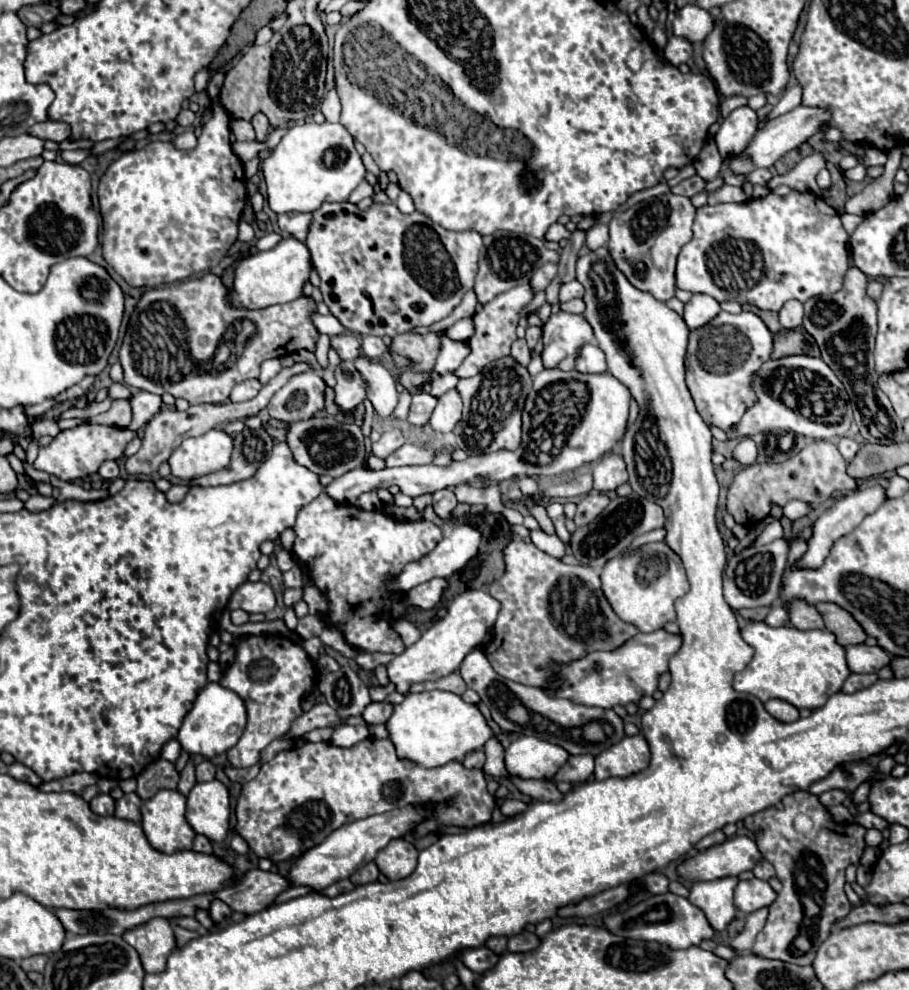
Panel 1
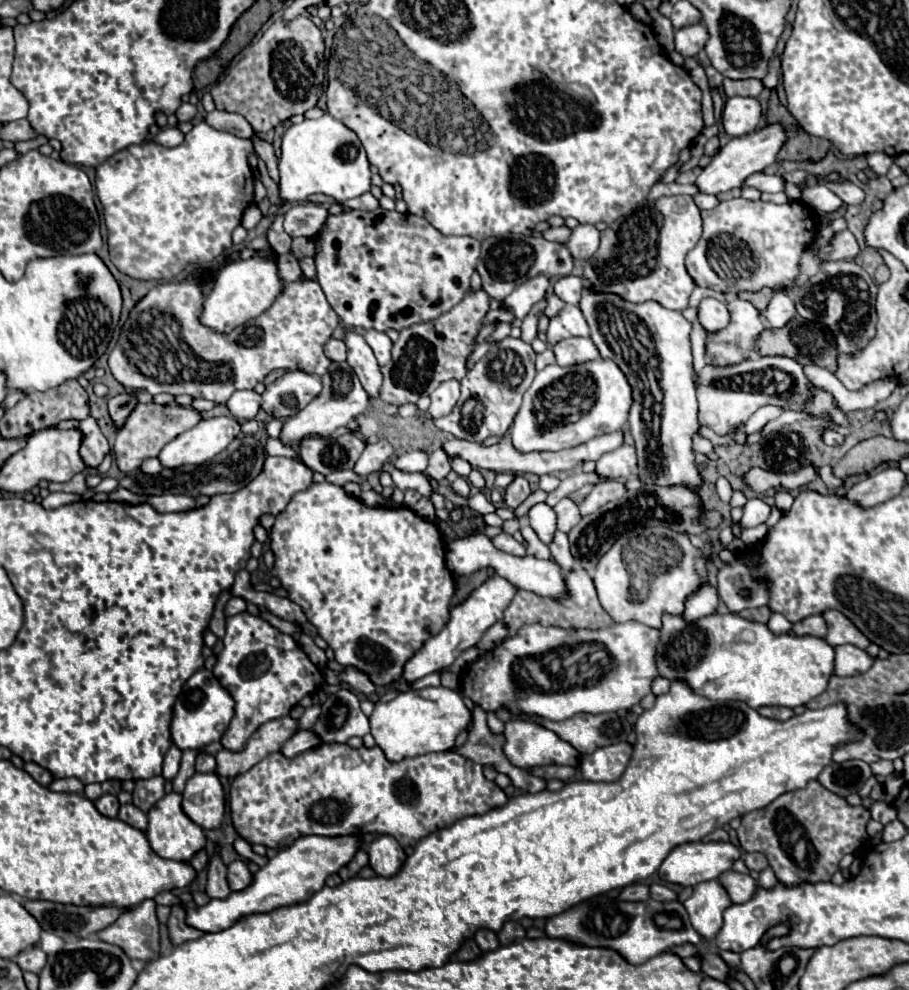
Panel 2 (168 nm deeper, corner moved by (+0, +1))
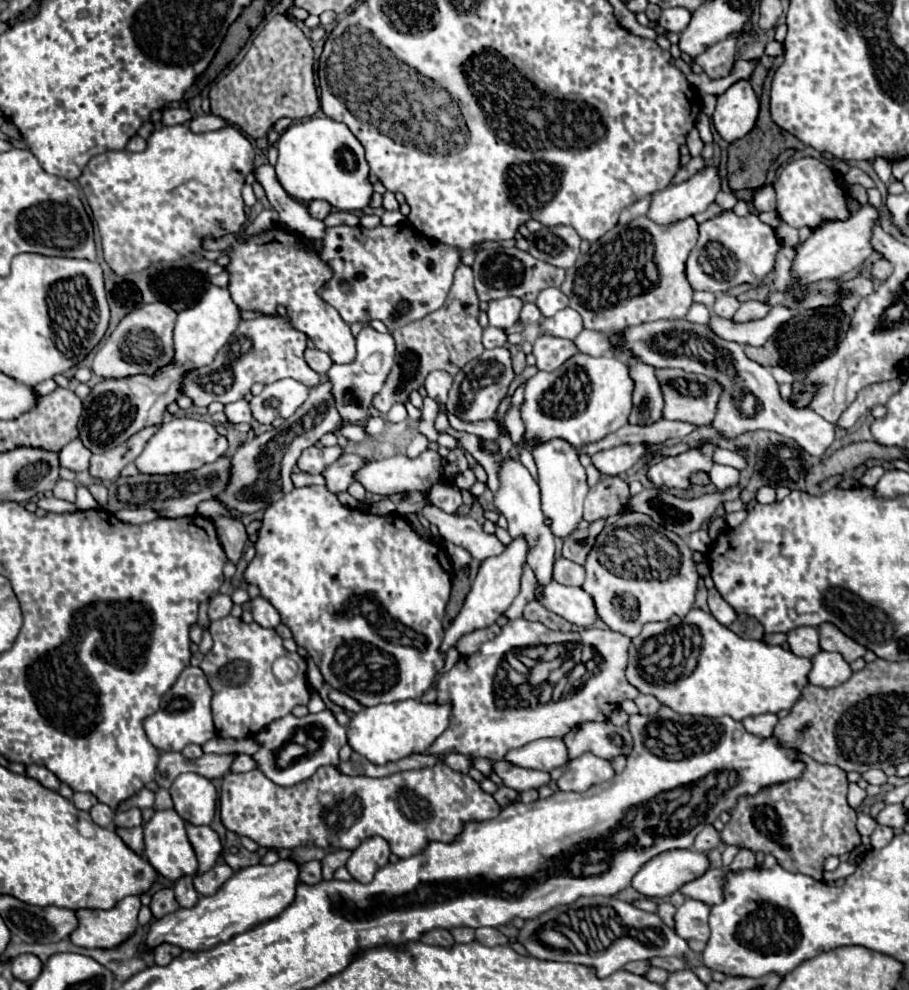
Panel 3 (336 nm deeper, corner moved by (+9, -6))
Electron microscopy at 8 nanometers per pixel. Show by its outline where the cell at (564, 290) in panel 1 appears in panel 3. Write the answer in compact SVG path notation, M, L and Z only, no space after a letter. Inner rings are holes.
M547 287L539 293L535 303L539 305L543 317L551 317L557 311L561 311L561 307L569 307L569 297L559 287Z

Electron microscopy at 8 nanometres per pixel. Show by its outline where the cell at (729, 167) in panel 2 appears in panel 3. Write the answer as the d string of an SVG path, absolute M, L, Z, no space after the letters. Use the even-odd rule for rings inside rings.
M703 167L691 179L665 187L651 195L651 209L647 213L655 223L673 223L691 215L705 211L715 195L721 191L721 175L719 167Z

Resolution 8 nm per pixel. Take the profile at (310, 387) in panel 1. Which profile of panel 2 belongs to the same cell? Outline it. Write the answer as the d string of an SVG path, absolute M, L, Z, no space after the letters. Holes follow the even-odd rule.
M286 372L262 394L262 408L274 418L290 418L322 390L320 378L306 372Z

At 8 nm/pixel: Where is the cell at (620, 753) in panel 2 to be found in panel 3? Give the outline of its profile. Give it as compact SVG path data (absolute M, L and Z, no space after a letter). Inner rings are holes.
M585 753L567 763L565 773L557 781L561 791L585 791L597 783L609 781L615 775L611 761L595 757L593 753Z

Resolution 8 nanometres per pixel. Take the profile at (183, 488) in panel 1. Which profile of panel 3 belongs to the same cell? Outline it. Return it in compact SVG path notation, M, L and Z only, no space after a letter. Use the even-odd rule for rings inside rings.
M125 509L125 511L117 511L115 517L125 521L125 523L137 523L139 525L139 523L155 521L161 515L157 515L157 511L153 511L153 509Z

